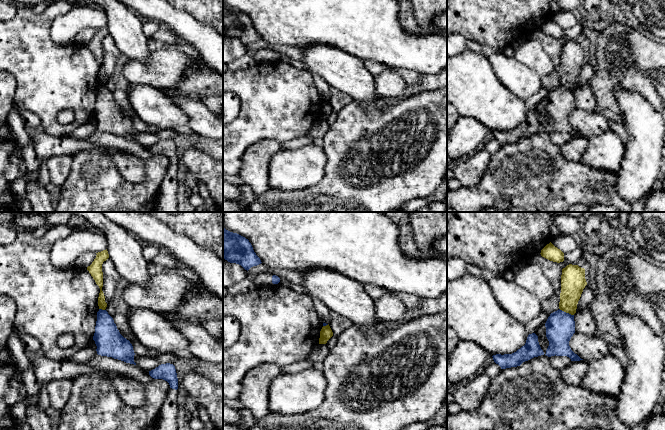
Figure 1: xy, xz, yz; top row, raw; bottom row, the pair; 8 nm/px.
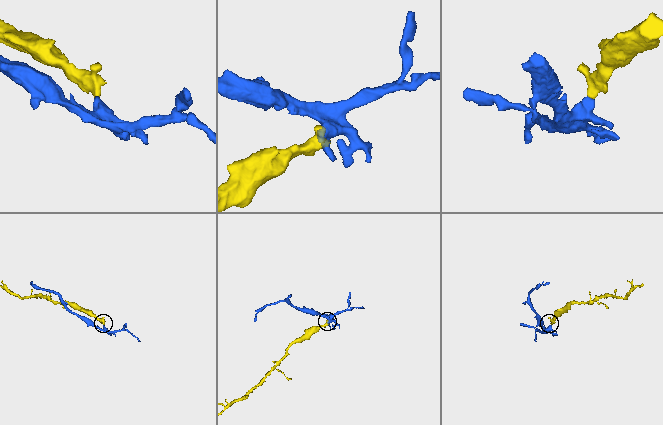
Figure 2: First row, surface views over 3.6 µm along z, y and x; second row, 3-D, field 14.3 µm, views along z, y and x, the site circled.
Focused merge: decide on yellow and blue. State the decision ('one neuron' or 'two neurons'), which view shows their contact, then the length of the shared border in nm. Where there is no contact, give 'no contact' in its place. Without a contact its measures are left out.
two neurons | yz | 130 nm

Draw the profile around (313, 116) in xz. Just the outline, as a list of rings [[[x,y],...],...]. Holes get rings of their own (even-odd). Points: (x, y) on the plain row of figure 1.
[[[280,59],[274,62],[261,62],[245,69],[223,73],[223,91],[234,93],[241,101],[240,114],[230,124],[223,126],[223,173],[238,175],[242,166],[244,152],[261,140],[285,142],[306,136],[319,120],[323,98],[319,94],[312,75]]]

